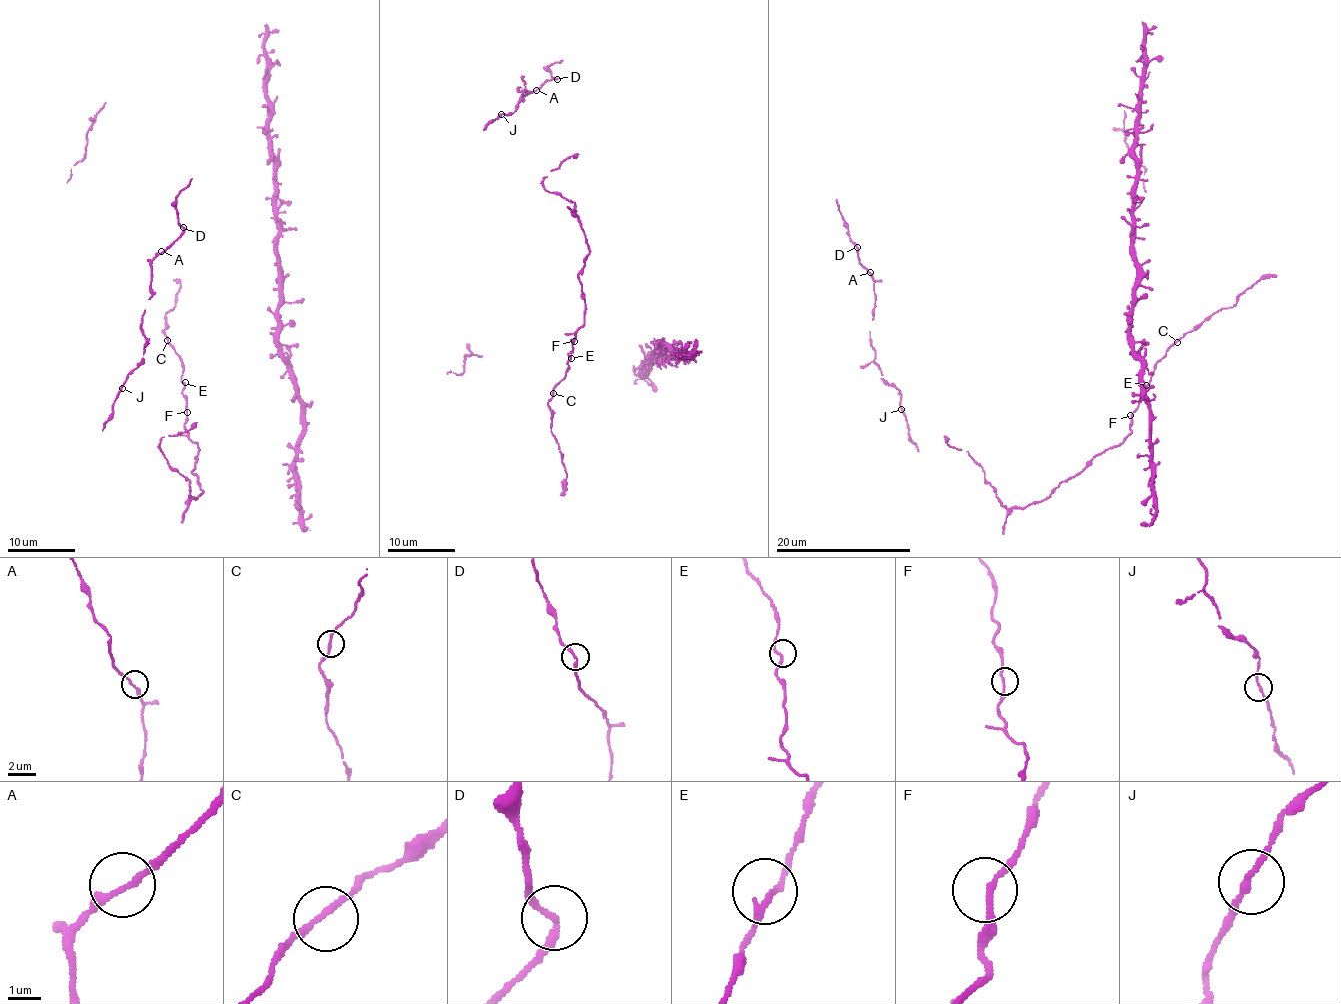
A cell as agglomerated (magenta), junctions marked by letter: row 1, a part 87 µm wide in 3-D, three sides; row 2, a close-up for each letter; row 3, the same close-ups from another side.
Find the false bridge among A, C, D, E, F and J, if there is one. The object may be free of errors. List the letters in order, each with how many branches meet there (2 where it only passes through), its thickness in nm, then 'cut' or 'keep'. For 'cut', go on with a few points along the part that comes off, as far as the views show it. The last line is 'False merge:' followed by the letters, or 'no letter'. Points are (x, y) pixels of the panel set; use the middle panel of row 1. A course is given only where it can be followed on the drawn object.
A: branches 2; calibre 200 nm; keep
C: branches 2; calibre 180 nm; keep
D: branches 2; calibre 190 nm; keep
E: branches 2; calibre 190 nm; keep
F: branches 2; calibre 180 nm; keep
J: branches 2; calibre 180 nm; keep
False merge: no letter

